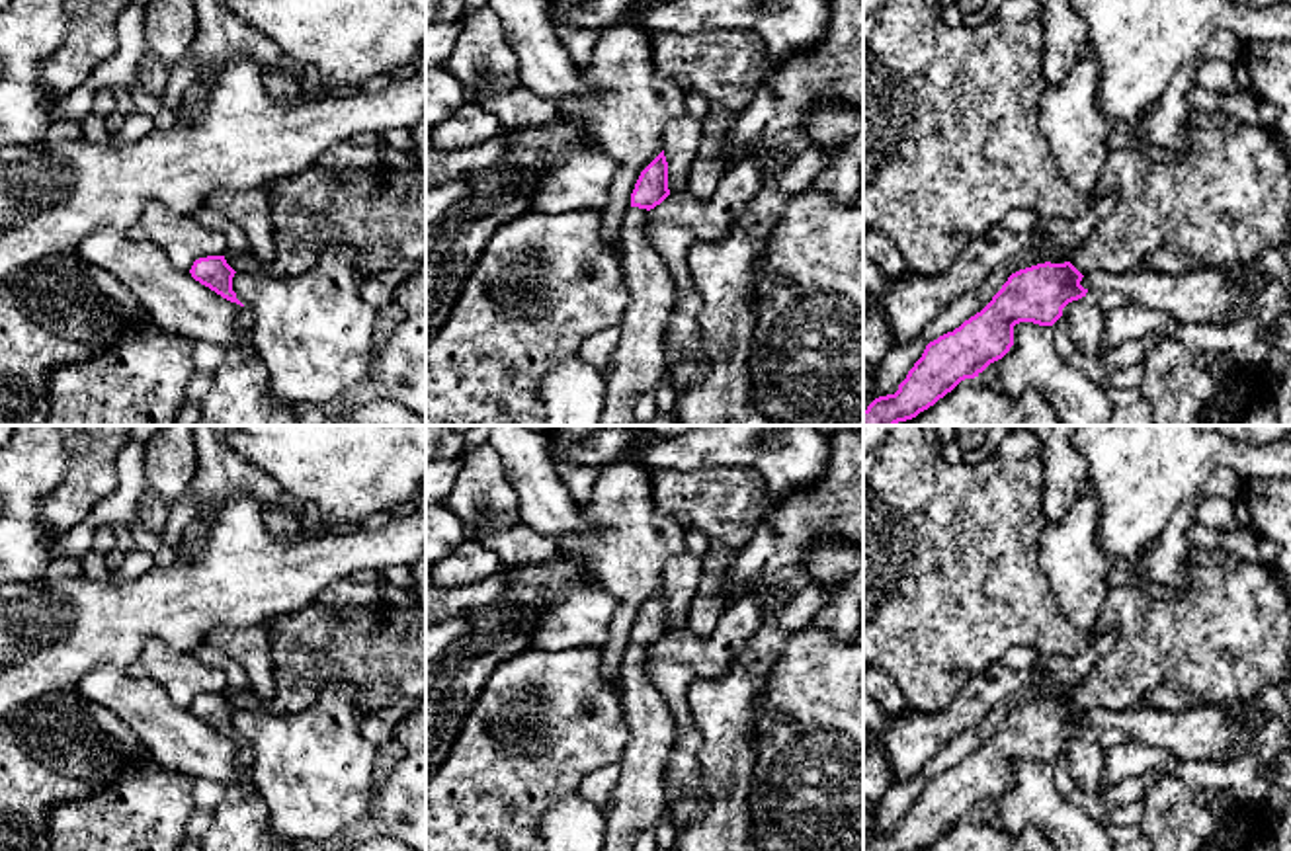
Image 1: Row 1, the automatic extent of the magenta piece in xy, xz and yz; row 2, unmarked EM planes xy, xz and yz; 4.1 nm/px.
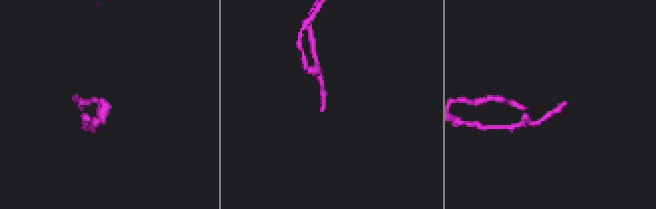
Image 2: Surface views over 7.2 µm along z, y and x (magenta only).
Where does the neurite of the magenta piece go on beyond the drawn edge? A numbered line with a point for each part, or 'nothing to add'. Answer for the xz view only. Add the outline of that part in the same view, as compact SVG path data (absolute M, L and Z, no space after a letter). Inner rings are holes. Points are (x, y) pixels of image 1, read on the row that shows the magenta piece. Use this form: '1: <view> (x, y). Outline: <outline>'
1: xz (639, 364). Outline: M629 207L619 252L629 303L617 326L619 344L602 375L602 426L639 426L633 418L637 400L668 377L662 338L680 285L650 244L650 211Z

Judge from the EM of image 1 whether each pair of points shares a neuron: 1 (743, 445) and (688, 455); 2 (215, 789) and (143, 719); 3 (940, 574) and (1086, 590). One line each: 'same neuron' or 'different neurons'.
1: same neuron
2: different neurons
3: different neurons

